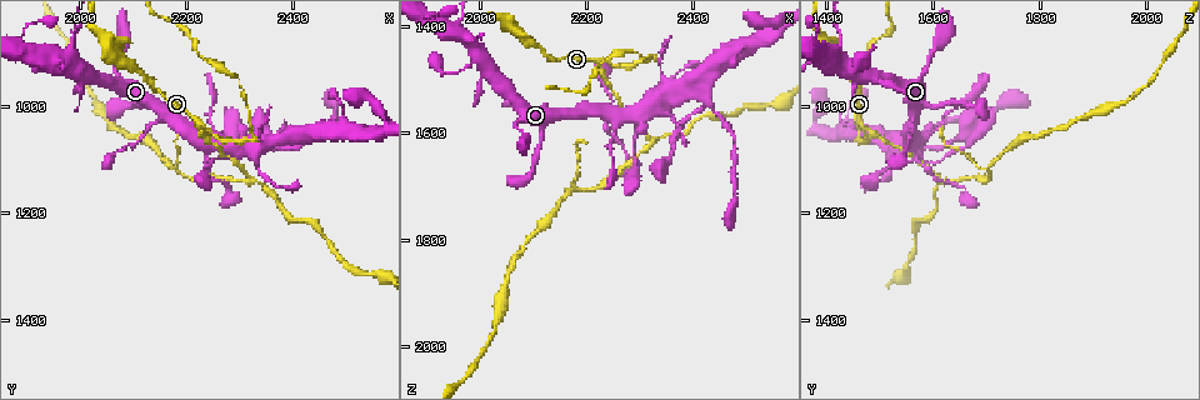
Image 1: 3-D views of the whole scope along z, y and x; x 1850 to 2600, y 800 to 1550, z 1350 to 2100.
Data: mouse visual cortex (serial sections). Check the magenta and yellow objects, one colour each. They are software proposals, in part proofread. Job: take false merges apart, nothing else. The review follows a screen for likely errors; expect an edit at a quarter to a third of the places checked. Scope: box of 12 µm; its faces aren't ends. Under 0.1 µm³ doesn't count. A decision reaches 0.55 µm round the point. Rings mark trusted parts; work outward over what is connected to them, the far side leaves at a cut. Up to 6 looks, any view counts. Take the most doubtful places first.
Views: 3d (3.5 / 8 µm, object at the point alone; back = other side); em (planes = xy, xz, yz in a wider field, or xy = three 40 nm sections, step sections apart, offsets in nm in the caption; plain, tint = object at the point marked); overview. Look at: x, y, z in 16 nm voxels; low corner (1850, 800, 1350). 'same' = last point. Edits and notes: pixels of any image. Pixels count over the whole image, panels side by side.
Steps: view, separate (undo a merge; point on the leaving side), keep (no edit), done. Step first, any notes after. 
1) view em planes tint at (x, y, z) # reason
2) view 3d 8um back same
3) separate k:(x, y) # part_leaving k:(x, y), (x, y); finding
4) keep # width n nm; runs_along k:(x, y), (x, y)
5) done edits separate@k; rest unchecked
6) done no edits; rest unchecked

view 3d 3.5um back at (2245, 1050, 1465) # side arm on a straight run

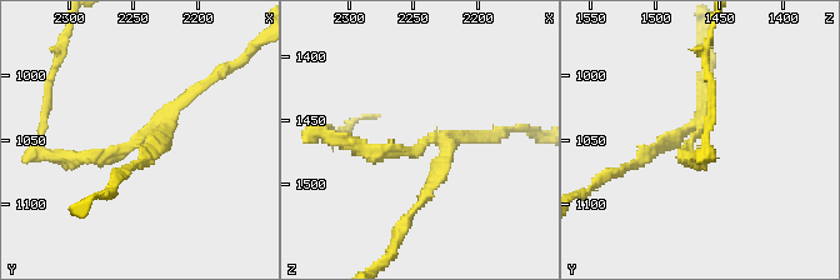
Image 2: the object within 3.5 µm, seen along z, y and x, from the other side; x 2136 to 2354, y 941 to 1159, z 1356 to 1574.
view em xy step 1 tint at (2244, 1048, 1470) # arms 3; arm_widths 150, 150, 200 nm; need the tissue

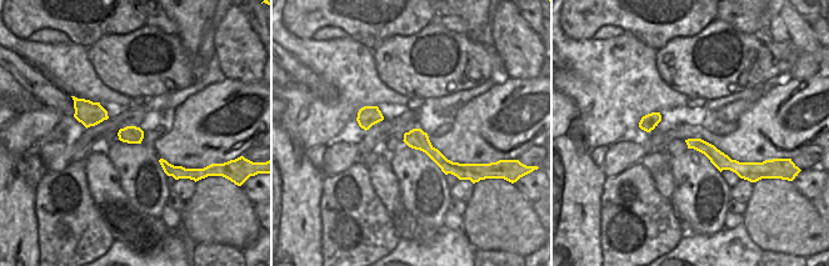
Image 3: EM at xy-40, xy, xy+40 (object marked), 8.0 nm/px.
keep # runs_along 2:(205, 83), (118, 155), (68, 159); one cell here

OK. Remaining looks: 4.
view 3d 8um at (2320, 1135, 1610) # branch point

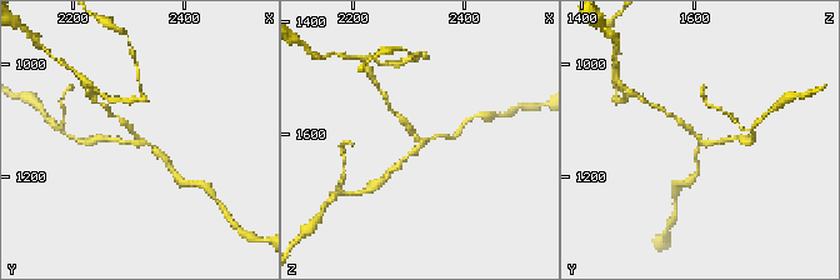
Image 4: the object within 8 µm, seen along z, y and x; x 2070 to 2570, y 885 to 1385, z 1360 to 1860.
view em xy step 5 tint at (2320, 1140, 1615) # need the tissue

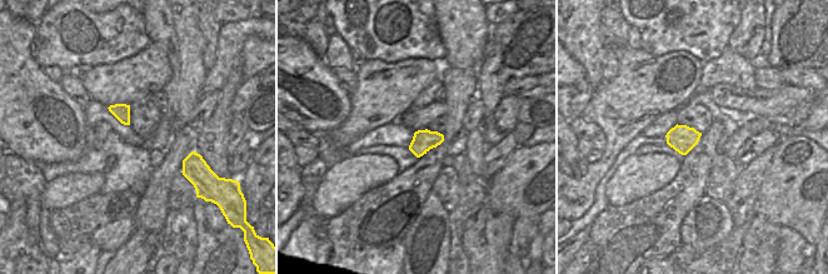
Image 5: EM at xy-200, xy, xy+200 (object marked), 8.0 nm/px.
keep # runs_along 4:(678, 119), (703, 143), (725, 139); one cell here

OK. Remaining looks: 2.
done no edits; rest unchecked

